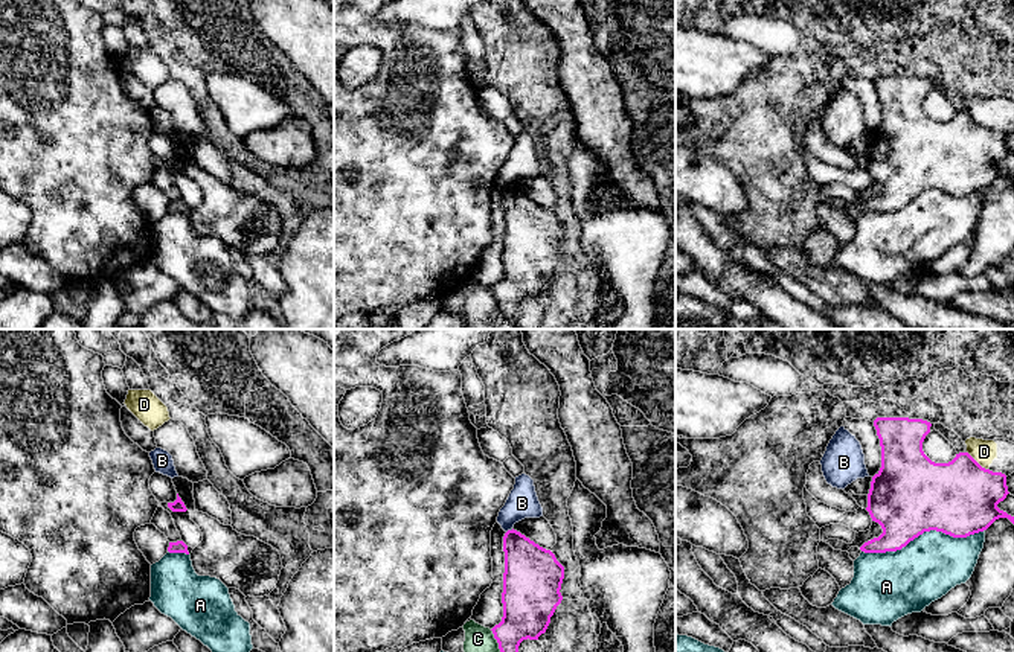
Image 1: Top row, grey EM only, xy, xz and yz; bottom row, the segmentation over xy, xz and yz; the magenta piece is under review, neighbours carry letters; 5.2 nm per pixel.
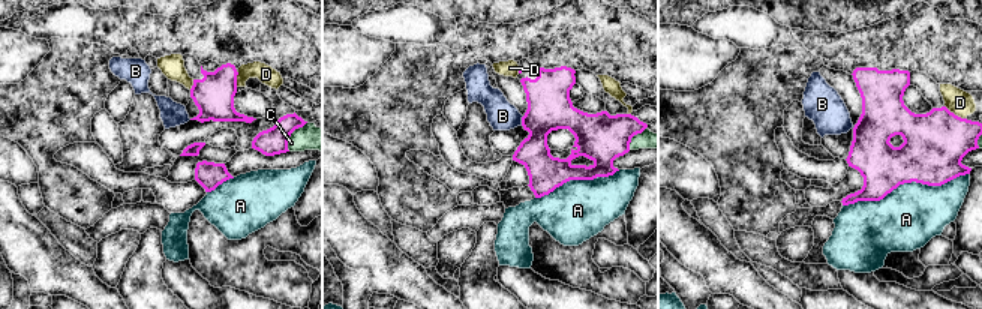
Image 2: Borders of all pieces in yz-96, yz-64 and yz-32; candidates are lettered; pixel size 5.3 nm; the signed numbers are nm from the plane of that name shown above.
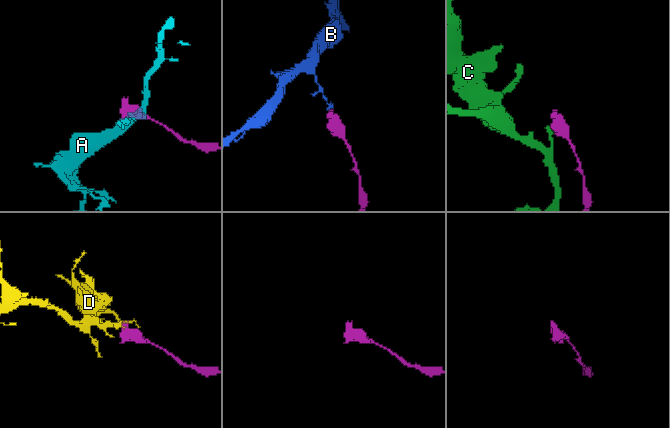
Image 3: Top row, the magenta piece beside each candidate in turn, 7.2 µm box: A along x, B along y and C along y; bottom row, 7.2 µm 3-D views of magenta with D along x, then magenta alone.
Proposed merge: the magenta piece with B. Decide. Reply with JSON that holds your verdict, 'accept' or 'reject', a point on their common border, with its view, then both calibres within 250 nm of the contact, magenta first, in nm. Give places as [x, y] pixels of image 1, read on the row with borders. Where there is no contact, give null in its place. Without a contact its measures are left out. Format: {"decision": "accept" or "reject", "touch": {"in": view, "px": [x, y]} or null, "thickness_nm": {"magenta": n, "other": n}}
{"decision": "reject", "touch": {"in": "xz", "px": [510, 530]}, "thickness_nm": {"magenta": 280, "other": 160}}

